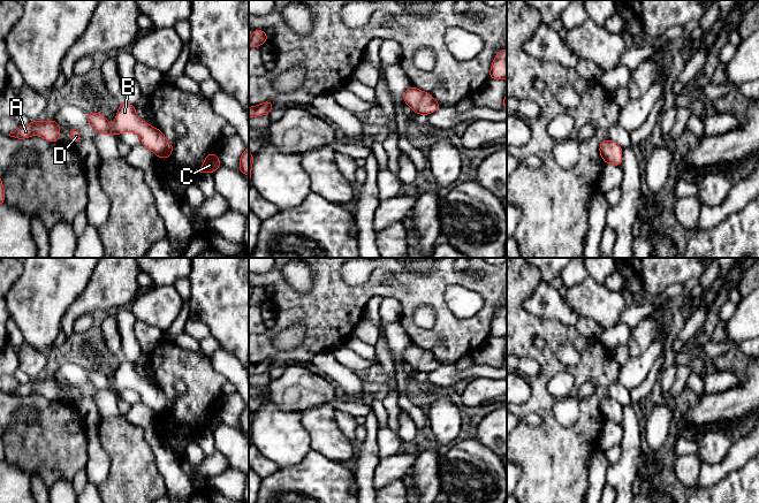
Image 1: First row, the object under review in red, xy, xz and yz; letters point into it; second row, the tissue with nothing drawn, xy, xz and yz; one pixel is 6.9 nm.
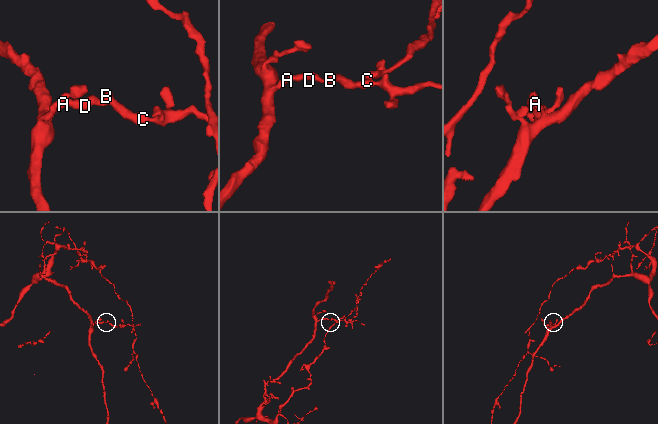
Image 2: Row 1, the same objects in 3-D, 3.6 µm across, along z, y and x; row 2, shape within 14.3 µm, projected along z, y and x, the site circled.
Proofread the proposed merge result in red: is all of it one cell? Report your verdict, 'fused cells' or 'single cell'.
single cell

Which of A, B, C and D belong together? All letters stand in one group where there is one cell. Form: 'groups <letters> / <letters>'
groups A B C D

